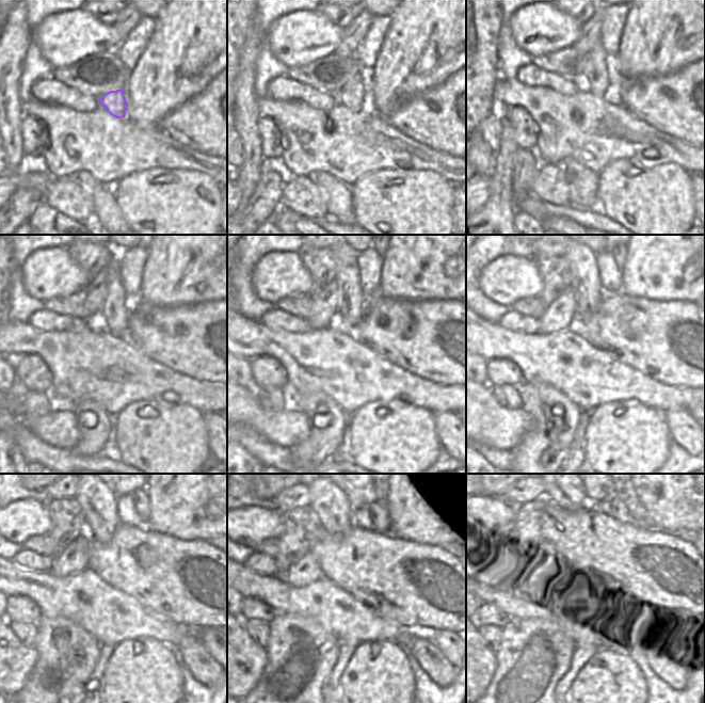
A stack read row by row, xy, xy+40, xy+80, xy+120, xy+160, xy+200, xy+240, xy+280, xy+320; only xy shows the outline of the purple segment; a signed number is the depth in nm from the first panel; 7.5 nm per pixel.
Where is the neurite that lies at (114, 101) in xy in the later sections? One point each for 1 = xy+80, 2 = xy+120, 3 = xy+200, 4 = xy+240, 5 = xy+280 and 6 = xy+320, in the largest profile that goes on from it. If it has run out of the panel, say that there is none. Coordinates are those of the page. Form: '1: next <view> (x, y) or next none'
1: next xy+80 (596, 76)
2: next xy+120 (113, 317)
3: next xy+200 (582, 261)
4: next xy+240 (98, 501)
5: next xy+280 (330, 501)
6: next xy+320 (569, 495)

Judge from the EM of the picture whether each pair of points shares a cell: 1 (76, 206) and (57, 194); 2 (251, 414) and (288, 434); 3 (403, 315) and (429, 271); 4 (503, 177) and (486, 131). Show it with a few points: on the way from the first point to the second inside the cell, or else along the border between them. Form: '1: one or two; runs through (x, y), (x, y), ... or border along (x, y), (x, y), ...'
1: one; runs through (71, 202), (64, 194), (61, 194)
2: one; runs through (260, 420), (278, 428)
3: two; border along (387, 297), (413, 301), (436, 300)
4: two; border along (501, 140), (491, 184)

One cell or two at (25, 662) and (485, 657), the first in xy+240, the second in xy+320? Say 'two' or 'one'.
one

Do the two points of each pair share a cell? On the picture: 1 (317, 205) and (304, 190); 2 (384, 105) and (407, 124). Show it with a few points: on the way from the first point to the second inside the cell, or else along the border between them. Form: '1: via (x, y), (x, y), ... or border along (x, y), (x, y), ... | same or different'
1: via (314, 202), (305, 193) | same
2: border along (413, 96), (405, 100), (388, 118) | different

